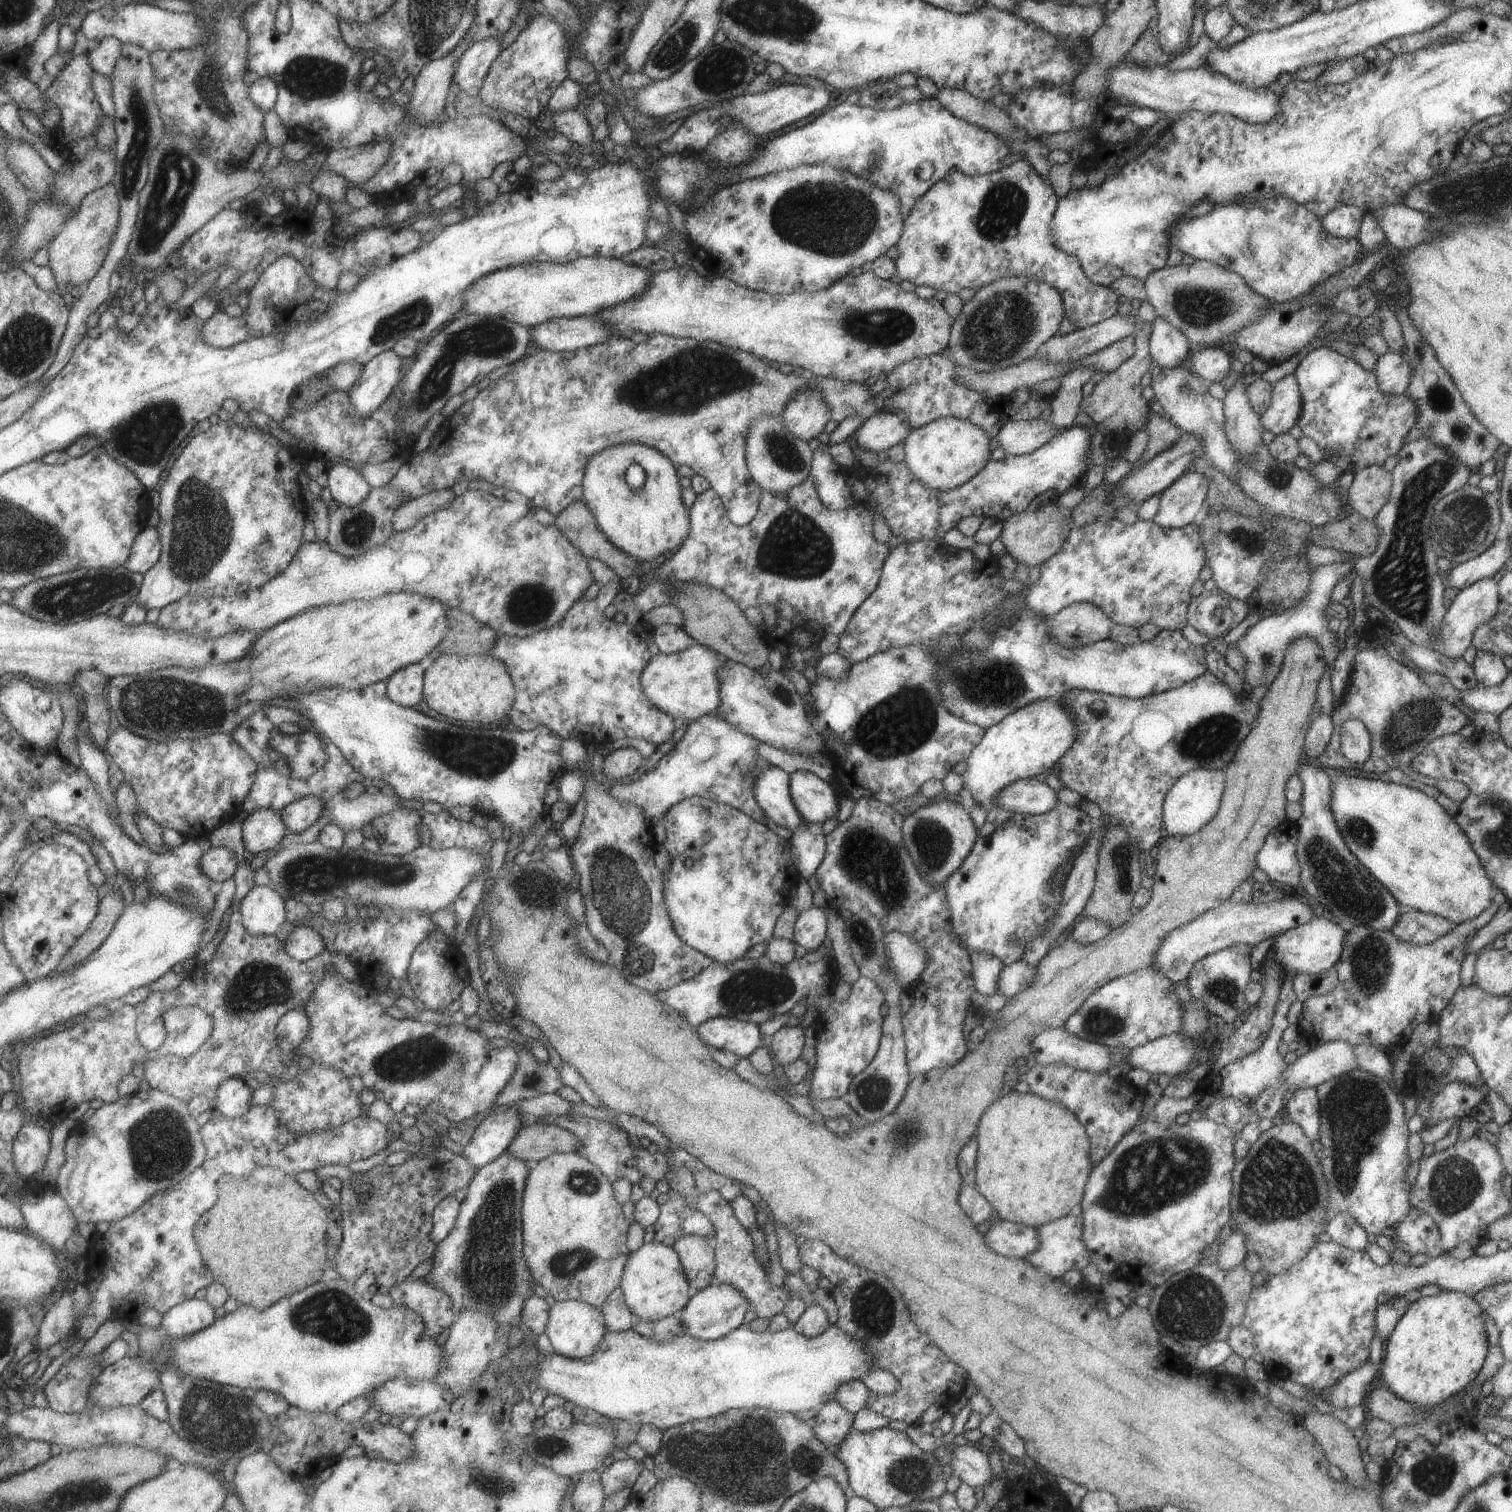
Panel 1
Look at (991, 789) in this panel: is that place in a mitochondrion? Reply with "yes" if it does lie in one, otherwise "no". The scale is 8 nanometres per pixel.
no

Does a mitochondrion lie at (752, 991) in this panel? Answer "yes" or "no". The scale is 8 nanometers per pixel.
yes

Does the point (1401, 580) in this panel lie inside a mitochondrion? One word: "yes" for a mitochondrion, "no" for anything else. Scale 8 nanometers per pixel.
yes

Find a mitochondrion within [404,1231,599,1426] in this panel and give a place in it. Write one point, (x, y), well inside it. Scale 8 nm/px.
(567, 1263)

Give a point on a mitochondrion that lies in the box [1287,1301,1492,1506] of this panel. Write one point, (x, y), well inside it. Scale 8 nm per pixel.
(1433, 1475)

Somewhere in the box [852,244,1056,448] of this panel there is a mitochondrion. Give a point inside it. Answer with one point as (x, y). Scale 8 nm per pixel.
(998, 328)

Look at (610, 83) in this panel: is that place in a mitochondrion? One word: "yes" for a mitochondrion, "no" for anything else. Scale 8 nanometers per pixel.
no

